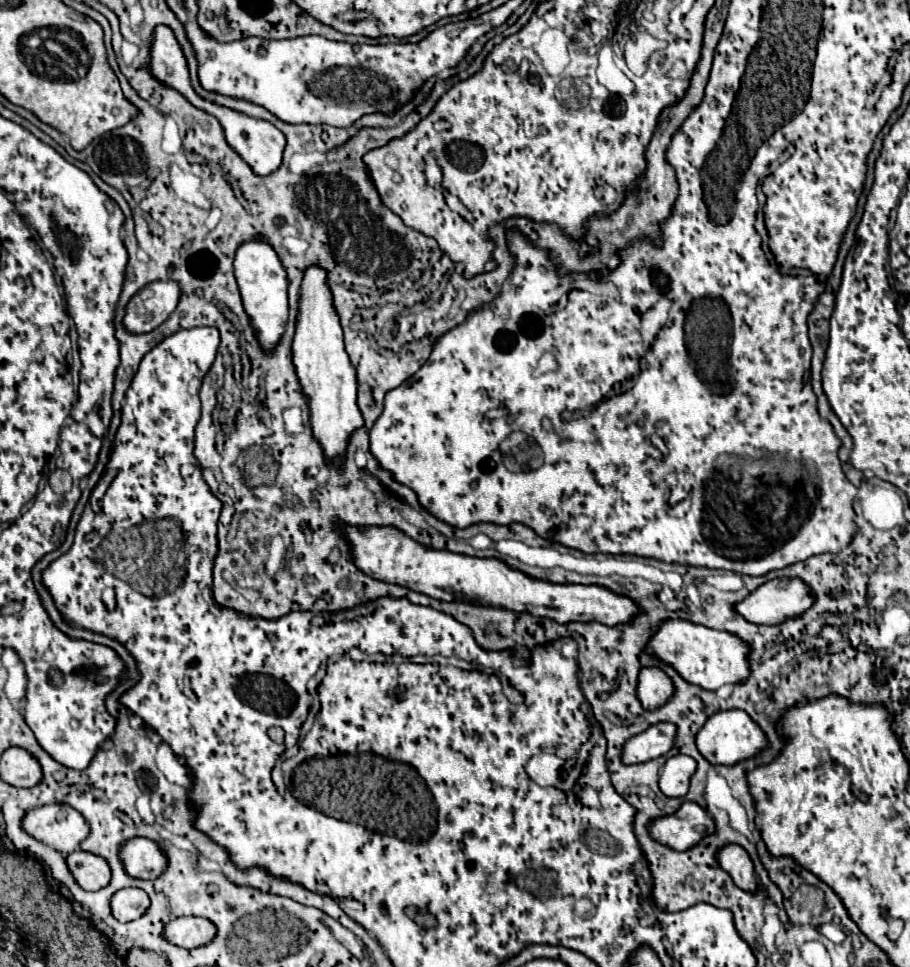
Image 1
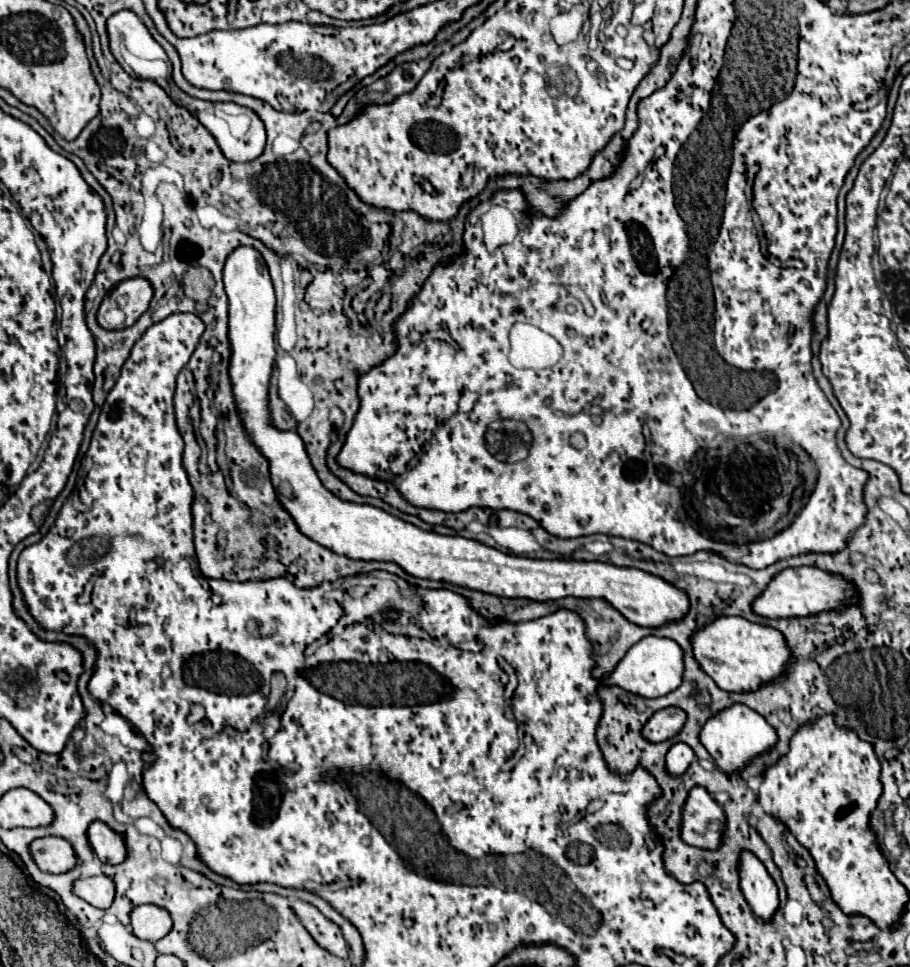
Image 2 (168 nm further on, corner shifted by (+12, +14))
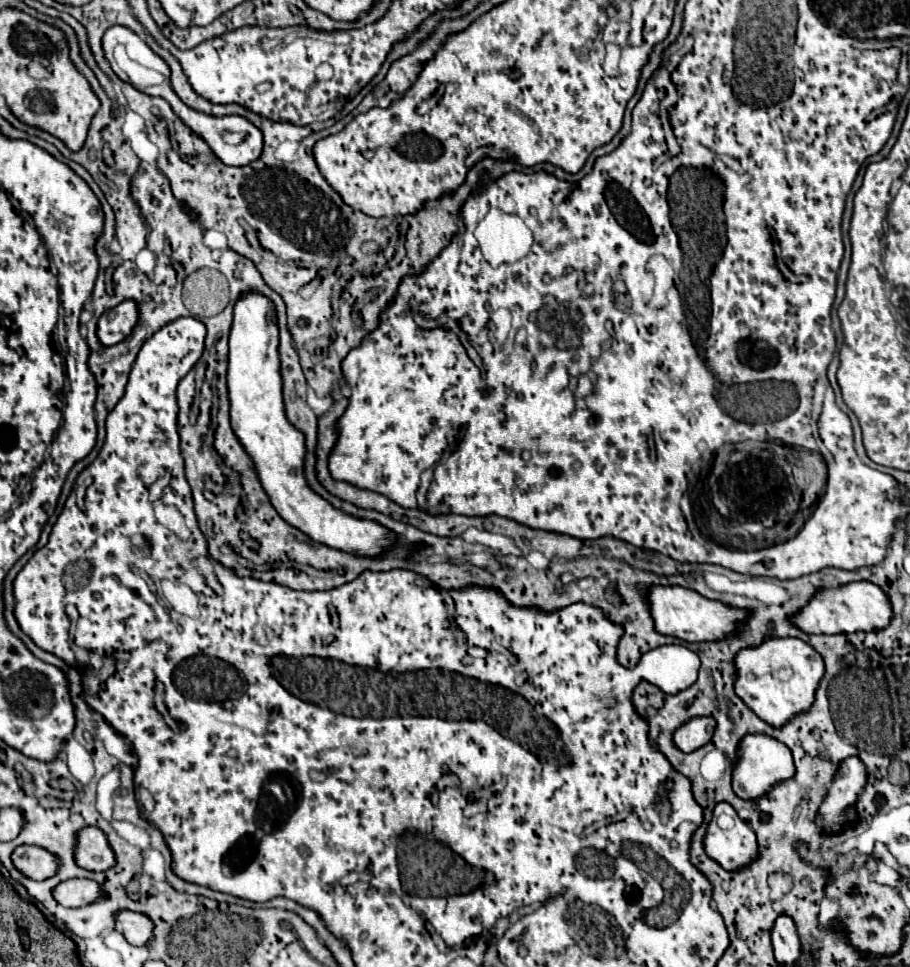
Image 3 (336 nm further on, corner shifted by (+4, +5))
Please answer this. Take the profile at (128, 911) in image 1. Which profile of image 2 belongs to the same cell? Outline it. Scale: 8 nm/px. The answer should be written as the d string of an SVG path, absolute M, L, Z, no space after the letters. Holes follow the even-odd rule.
M100 874L100 876L76 880L74 892L96 908L110 908L116 894L116 886L112 884L112 880L108 880L108 876Z

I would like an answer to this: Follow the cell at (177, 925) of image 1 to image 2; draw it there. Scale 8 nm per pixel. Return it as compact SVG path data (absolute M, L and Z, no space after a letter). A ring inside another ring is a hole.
M154 904L136 906L130 918L132 918L134 934L142 940L154 942L164 938L172 930L172 918L168 916L168 912L164 912L164 908Z

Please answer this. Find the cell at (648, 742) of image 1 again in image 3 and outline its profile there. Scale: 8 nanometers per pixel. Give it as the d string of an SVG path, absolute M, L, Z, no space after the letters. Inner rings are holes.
M694 717L686 725L678 727L674 733L674 743L680 751L692 753L700 747L704 747L716 729L716 719L714 717Z

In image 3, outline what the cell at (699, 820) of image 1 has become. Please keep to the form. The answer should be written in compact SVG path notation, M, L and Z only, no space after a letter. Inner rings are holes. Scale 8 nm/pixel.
M728 803L716 805L714 817L708 825L704 847L708 857L718 861L726 871L740 871L758 857L758 843L752 827L744 823ZM720 815L732 817L734 825L730 829L722 829L718 825Z

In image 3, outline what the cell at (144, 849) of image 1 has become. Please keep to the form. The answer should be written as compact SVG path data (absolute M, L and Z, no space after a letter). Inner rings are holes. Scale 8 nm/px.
M84 827L76 833L76 865L88 871L106 871L114 863L114 853L100 829Z

